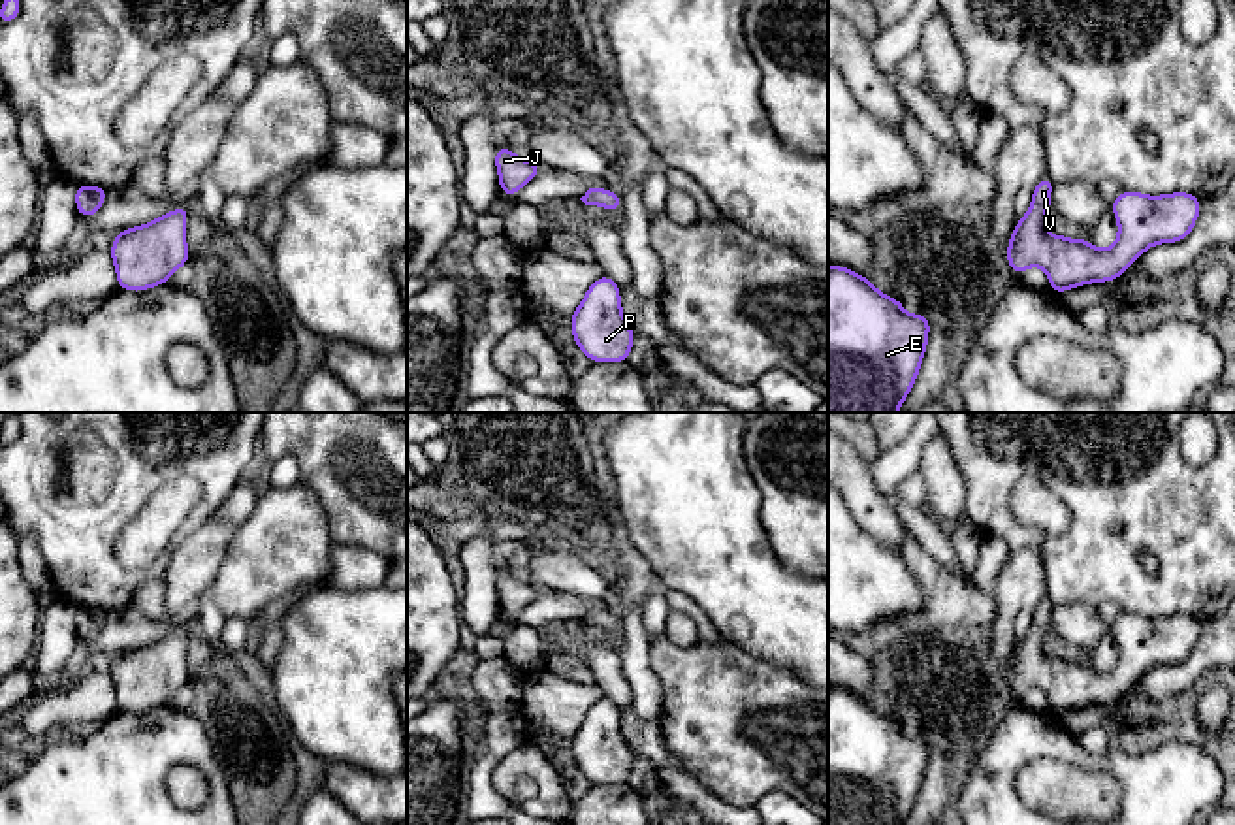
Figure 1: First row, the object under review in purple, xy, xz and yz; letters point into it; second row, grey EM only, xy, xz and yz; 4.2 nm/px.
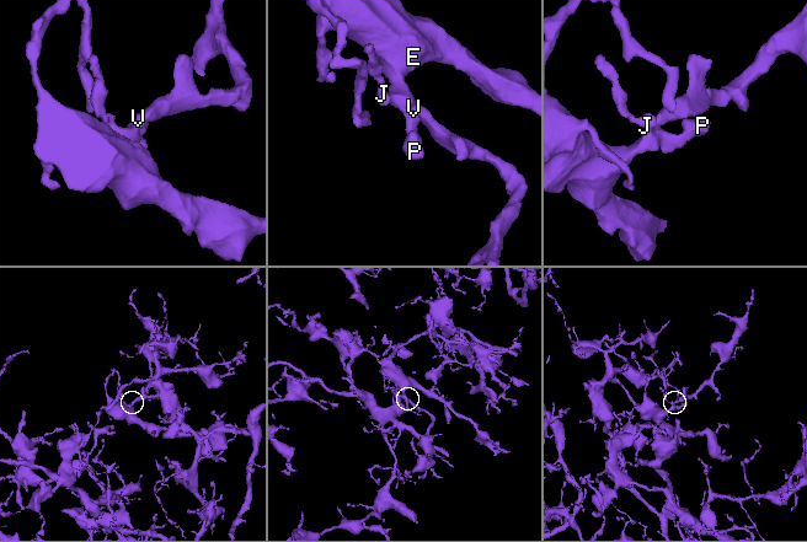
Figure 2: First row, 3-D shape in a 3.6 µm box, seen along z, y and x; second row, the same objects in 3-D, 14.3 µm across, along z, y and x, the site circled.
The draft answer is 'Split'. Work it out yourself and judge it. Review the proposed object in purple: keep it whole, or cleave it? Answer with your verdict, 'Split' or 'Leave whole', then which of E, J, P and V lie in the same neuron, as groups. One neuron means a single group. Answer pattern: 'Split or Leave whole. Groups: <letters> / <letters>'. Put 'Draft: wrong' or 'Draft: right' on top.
Draft: wrong
Leave whole. Groups: E J P V

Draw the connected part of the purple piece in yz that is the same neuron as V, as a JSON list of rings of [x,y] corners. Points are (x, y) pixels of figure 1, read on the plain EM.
[[[1045,597],[1034,607],[1034,618],[1028,635],[1015,646],[1009,657],[1007,688],[1022,699],[1030,688],[1039,688],[1047,699],[1051,712],[1058,718],[1069,710],[1120,701],[1122,695],[1147,671],[1158,665],[1177,665],[1190,657],[1201,635],[1201,622],[1188,614],[1173,614],[1162,618],[1147,618],[1141,614],[1122,612],[1111,625],[1111,633],[1118,642],[1118,659],[1111,671],[1096,671],[1088,661],[1069,661],[1049,655],[1045,652],[1045,635],[1051,629],[1051,614],[1054,603]]]

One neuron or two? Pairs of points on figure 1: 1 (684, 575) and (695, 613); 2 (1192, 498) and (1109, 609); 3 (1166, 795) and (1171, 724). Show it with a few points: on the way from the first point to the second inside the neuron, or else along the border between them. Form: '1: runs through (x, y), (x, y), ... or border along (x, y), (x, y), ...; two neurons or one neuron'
1: border along (665, 588), (684, 592), (720, 633); two neurons
2: border along (1096, 607), (1113, 601), (1122, 611); two neurons
3: border along (1126, 752), (1194, 743), (1211, 758); two neurons

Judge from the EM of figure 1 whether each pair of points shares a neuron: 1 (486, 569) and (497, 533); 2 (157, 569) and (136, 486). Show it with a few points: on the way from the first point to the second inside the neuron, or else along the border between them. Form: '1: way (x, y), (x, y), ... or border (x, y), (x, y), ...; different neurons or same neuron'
1: border (482, 535), (475, 535), (465, 543); different neurons
2: way (127, 575), (106, 558), (106, 517); same neuron

